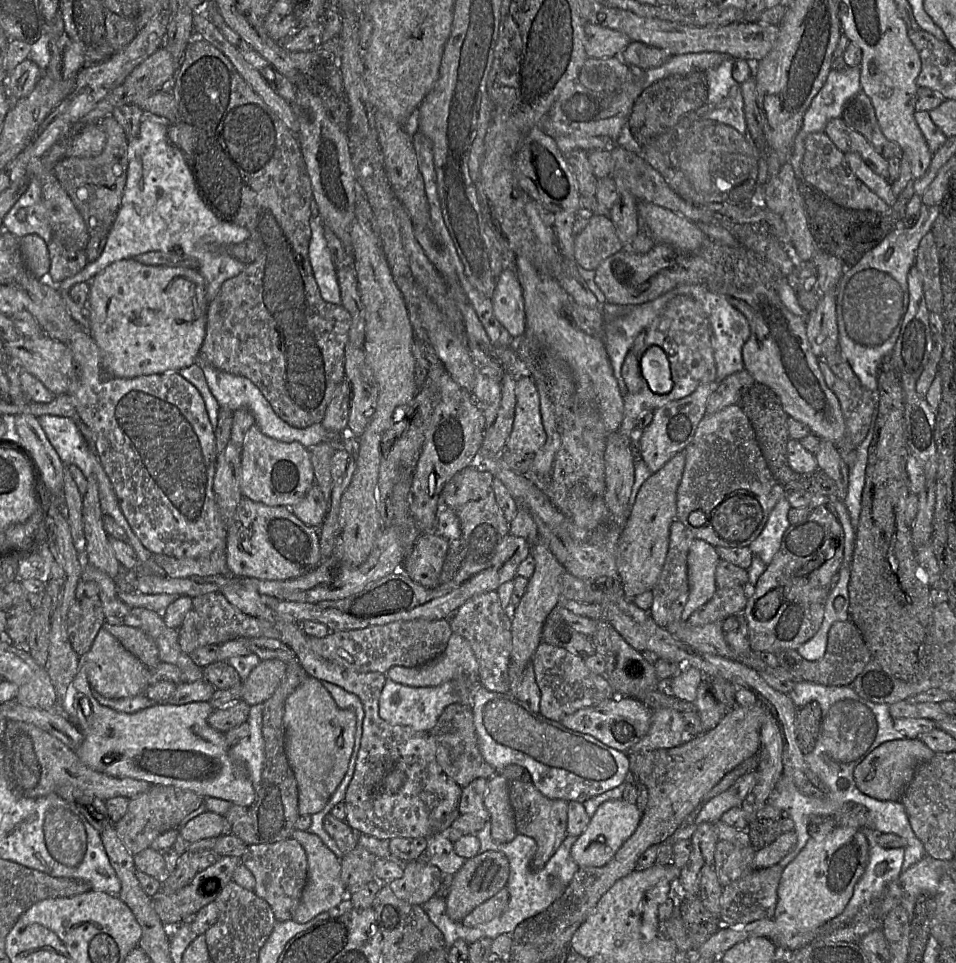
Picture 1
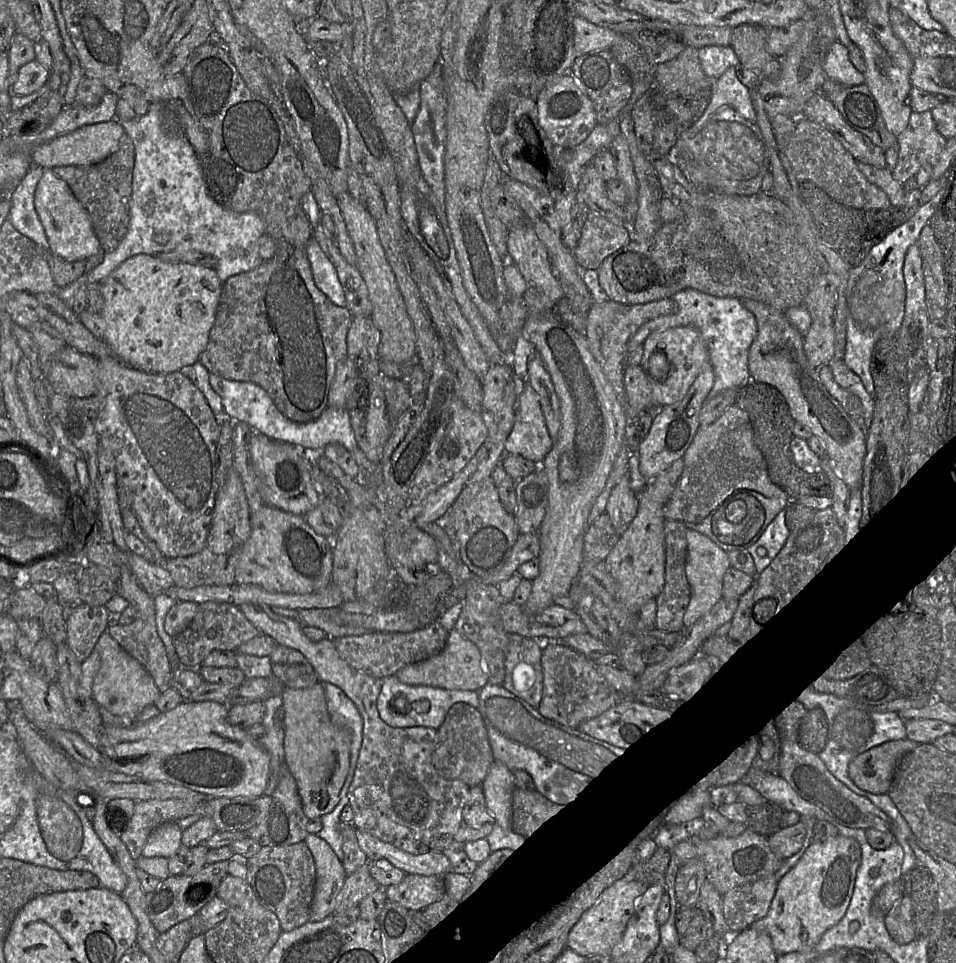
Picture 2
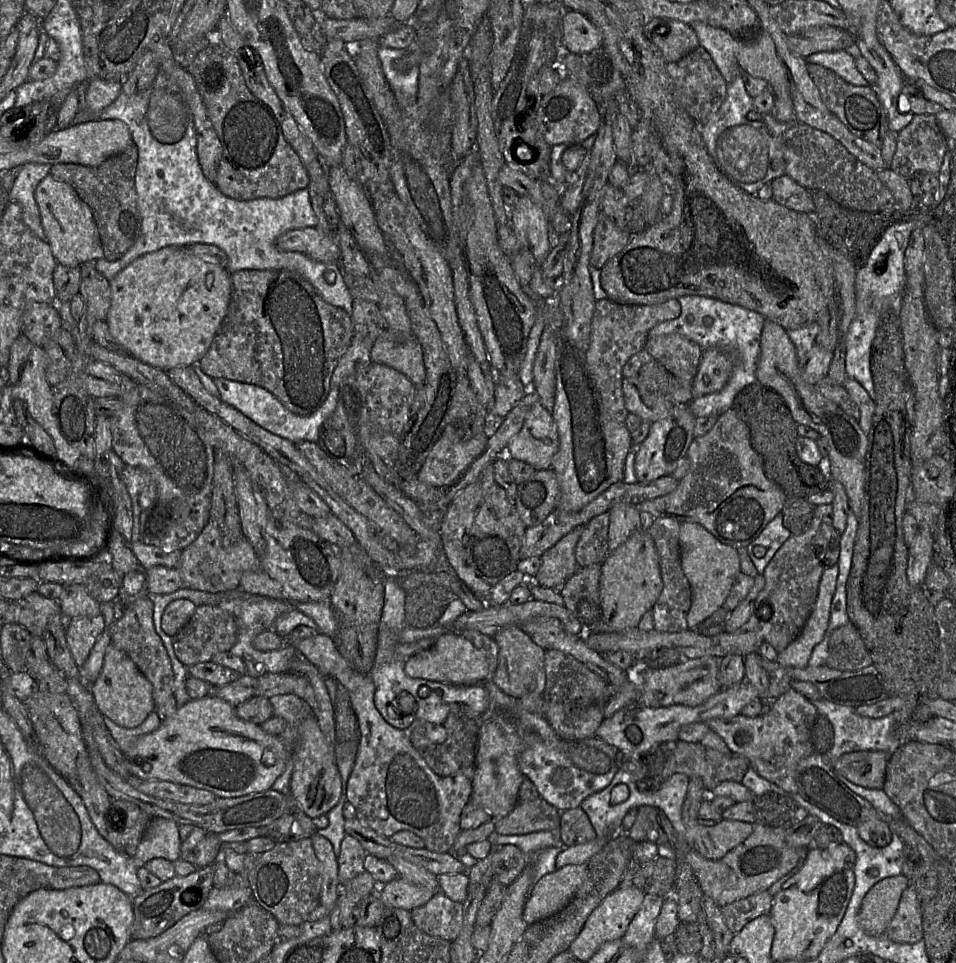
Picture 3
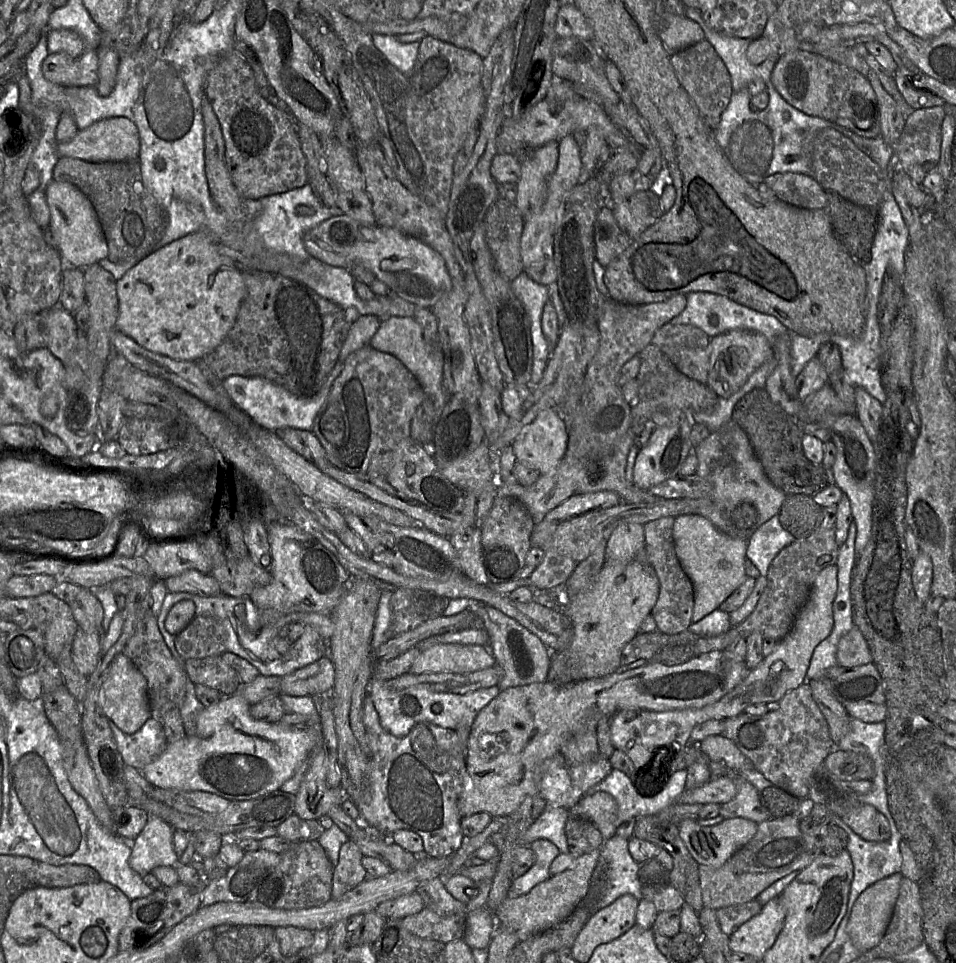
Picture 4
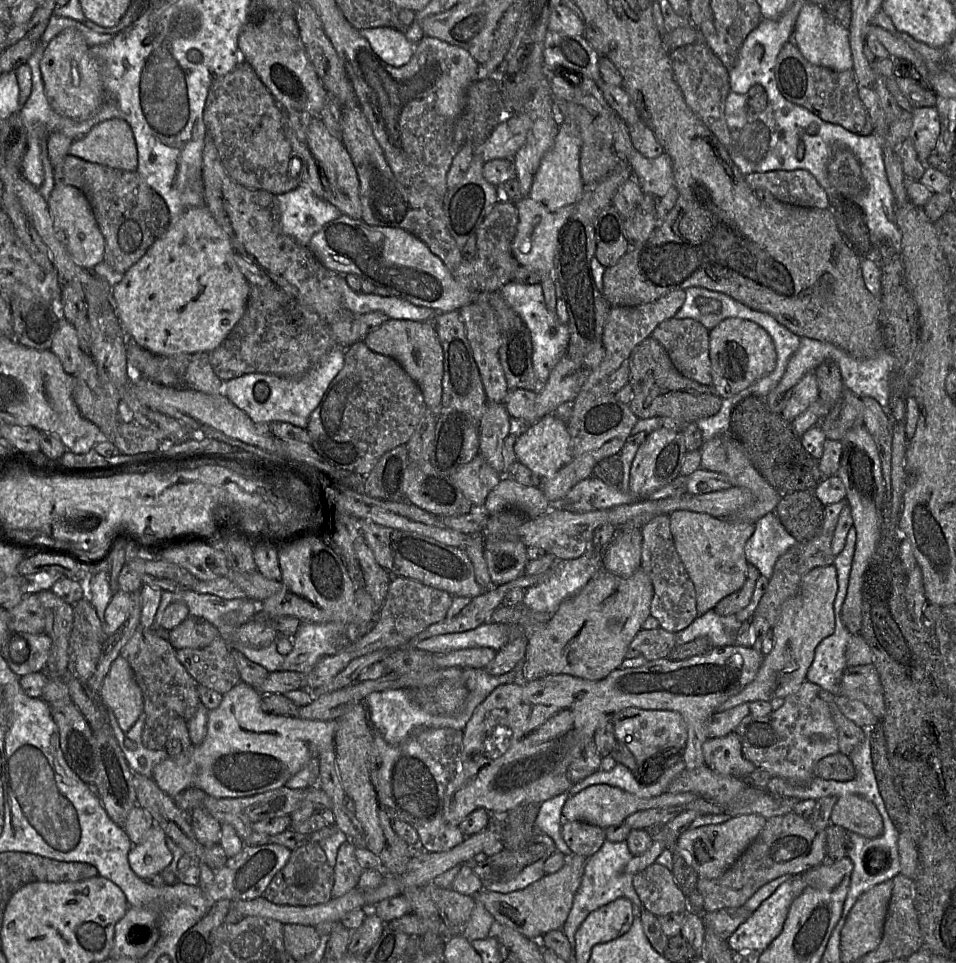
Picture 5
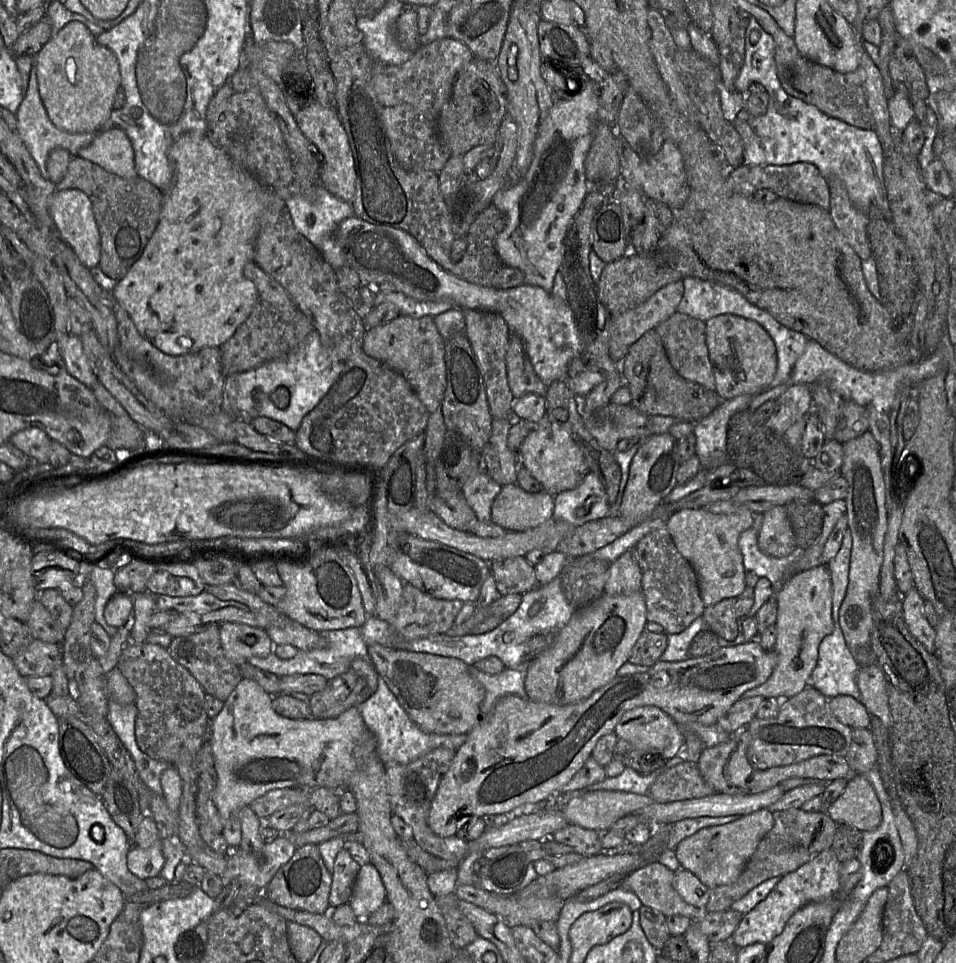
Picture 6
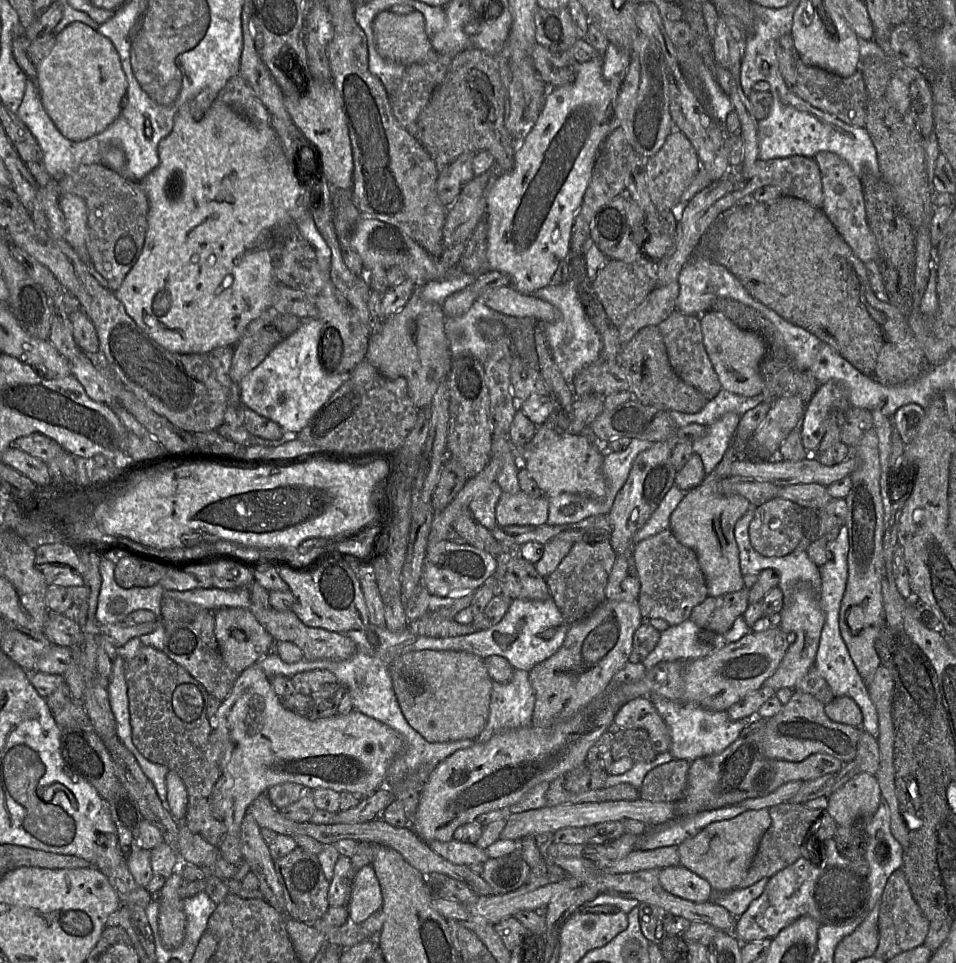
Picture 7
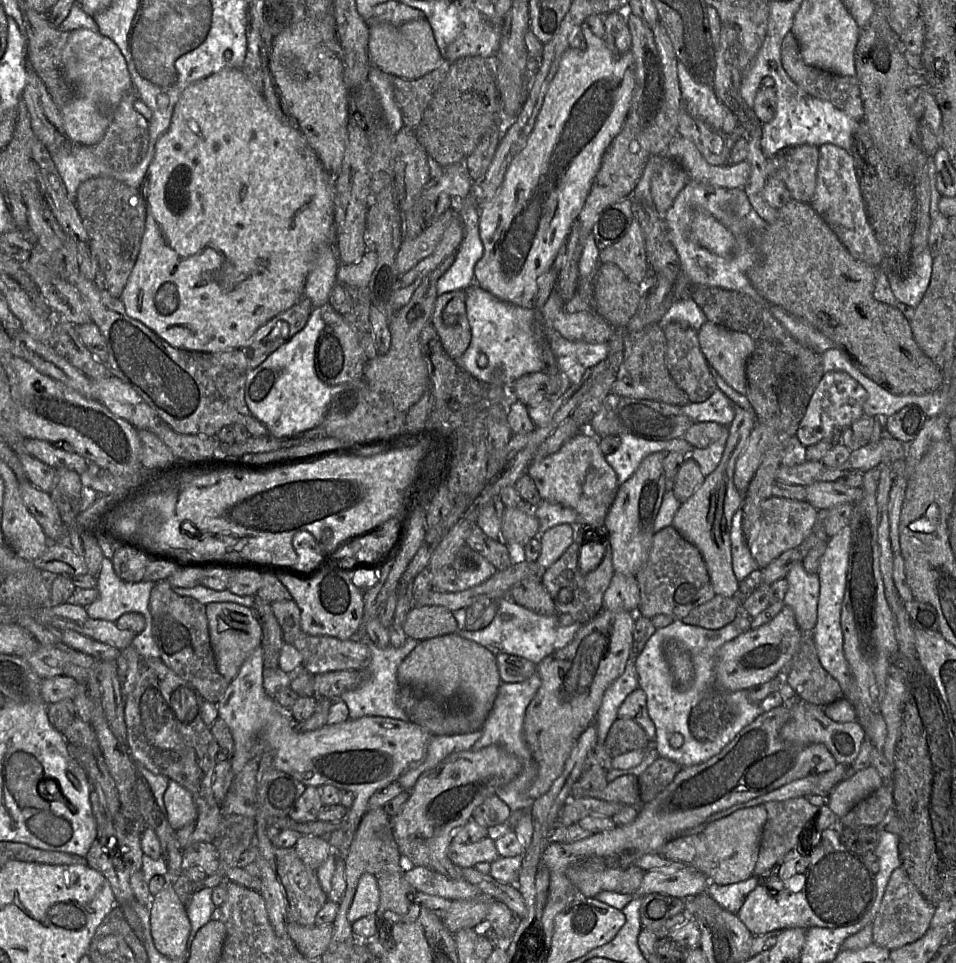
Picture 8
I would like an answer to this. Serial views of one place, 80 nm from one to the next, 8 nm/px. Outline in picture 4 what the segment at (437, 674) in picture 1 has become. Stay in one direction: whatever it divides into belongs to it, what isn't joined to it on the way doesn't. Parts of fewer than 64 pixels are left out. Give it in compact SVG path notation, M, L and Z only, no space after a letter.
M439 643L420 652L410 667L414 674L471 673L496 664L484 645Z

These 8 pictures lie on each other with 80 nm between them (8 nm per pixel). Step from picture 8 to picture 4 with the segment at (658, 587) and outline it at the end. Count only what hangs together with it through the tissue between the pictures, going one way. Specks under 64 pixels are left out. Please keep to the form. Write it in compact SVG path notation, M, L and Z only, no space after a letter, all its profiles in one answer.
M660 517L643 525L645 553L659 579L659 595L650 614L656 622L657 630L665 634L678 634L693 623L694 588L675 553L672 536L674 518Z

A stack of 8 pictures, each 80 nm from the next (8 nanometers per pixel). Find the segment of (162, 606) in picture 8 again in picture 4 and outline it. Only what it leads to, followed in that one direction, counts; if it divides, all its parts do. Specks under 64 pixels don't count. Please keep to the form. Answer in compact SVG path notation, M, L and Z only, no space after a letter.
M221 655L183 660L183 667L194 685L217 689L222 696L233 694L241 683L237 671L225 663Z

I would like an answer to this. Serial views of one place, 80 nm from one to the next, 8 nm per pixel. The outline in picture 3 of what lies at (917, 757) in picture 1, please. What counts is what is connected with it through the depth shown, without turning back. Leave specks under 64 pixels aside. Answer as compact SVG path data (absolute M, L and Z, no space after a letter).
M865 750L841 755L832 765L837 776L870 789L881 789L890 755L882 750Z

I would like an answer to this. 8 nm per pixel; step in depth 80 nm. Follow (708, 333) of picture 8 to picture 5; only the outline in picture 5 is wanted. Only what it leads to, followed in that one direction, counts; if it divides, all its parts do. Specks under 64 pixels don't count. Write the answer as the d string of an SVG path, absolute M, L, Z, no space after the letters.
M727 318L709 331L712 386L722 399L730 398L770 374L776 366L776 349L767 331L753 321Z

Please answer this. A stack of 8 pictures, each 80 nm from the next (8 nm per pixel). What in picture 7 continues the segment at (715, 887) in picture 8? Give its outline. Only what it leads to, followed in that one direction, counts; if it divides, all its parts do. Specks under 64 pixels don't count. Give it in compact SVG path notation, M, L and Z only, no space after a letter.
M762 878L755 884L746 888L734 888L726 892L714 892L712 889L711 901L726 908L733 916L741 916L749 907L750 903L758 898L769 878Z

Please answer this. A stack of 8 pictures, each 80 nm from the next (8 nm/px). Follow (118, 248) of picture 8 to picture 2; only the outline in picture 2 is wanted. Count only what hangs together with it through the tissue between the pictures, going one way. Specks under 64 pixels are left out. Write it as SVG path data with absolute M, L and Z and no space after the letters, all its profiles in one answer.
M124 134L117 149L98 164L57 166L51 169L67 183L75 198L87 210L93 230L105 253L115 250L129 230L134 163L134 144L128 135Z

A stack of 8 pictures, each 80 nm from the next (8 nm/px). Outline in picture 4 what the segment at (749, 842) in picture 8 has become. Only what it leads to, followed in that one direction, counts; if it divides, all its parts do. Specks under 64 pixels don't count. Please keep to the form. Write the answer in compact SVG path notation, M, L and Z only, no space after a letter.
M742 817L724 819L711 826L701 826L694 818L684 818L678 823L678 830L681 840L698 865L719 868L753 838L757 826L756 822Z

